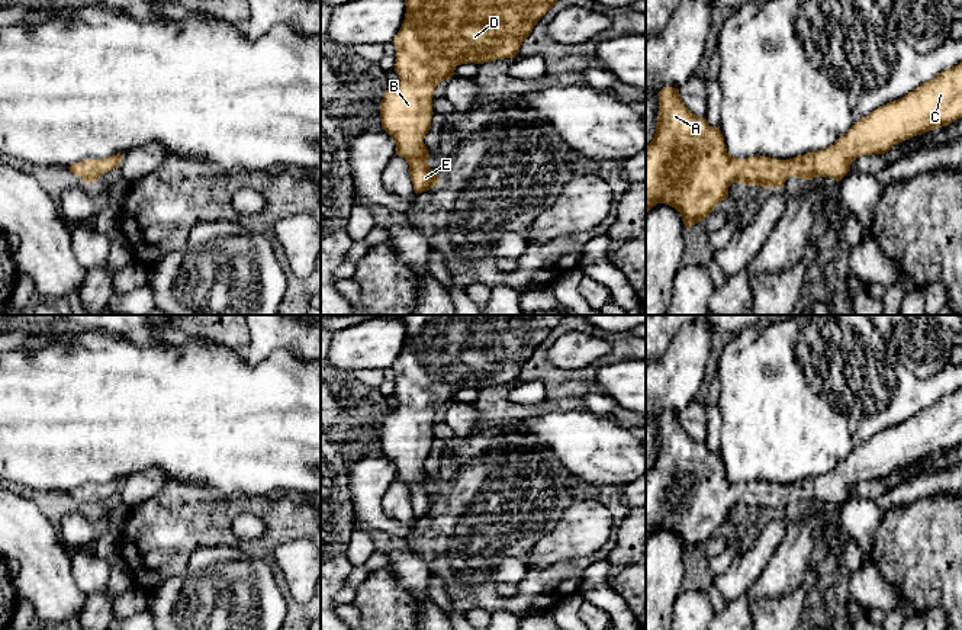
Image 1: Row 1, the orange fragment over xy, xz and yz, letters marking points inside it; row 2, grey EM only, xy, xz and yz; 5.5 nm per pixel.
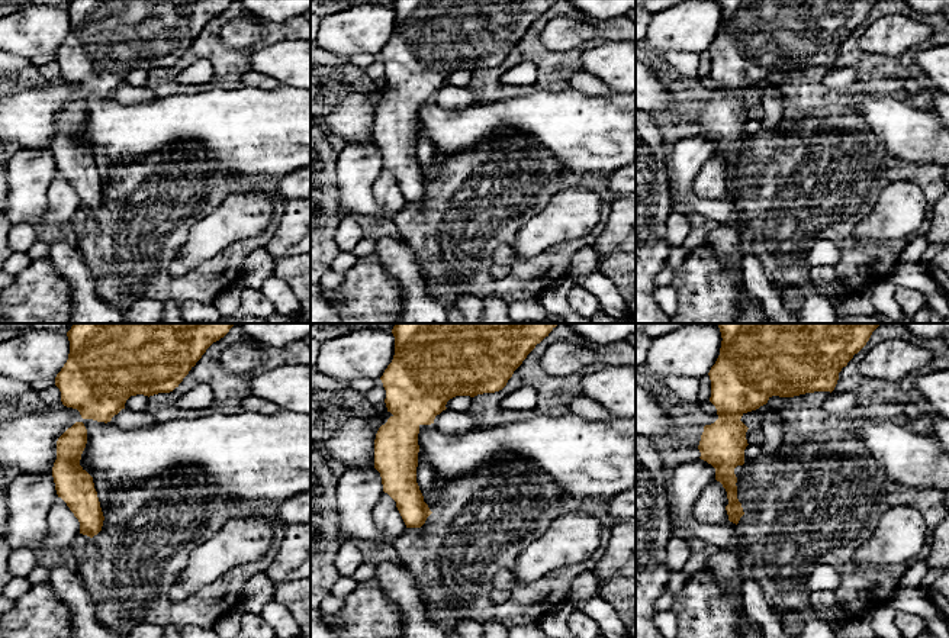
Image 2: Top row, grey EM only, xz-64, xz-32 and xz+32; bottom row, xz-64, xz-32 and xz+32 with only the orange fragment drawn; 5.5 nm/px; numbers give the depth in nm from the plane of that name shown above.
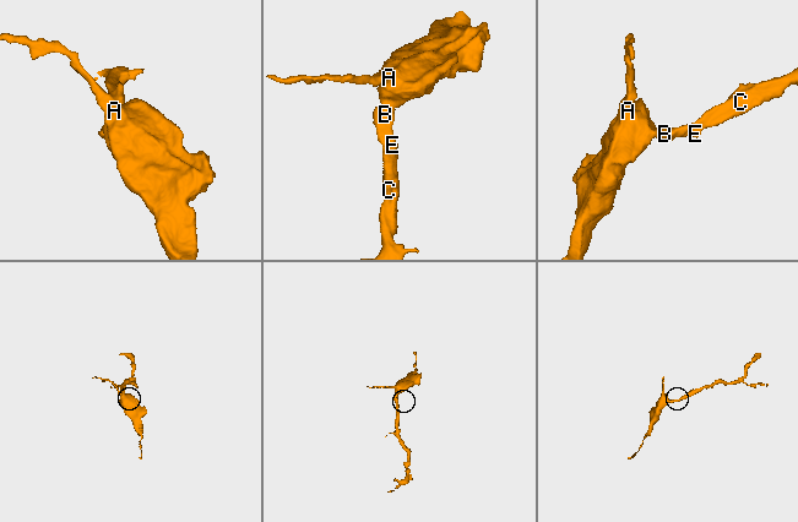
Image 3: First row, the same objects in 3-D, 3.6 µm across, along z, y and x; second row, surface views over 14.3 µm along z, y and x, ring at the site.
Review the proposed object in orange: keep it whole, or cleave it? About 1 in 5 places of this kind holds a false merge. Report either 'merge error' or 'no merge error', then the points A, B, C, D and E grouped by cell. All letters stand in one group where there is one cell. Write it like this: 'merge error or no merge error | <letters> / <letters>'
no merge error | A B C D E

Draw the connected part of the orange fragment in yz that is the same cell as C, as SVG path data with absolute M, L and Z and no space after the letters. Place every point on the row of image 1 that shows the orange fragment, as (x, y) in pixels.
M962 62L945 70L904 97L875 109L826 150L789 160L763 155L740 160L727 152L720 126L710 126L705 118L695 116L682 102L679 89L663 87L659 91L656 134L646 147L646 213L657 203L666 203L682 215L689 231L728 197L728 187L733 183L781 189L789 177L802 180L829 177L840 181L850 171L850 164L856 158L885 154L905 139L947 126L961 118Z

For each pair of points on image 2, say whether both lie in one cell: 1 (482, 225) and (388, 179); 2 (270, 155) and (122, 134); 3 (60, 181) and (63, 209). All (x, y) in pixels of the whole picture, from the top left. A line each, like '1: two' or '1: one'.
1: two
2: one
3: one

